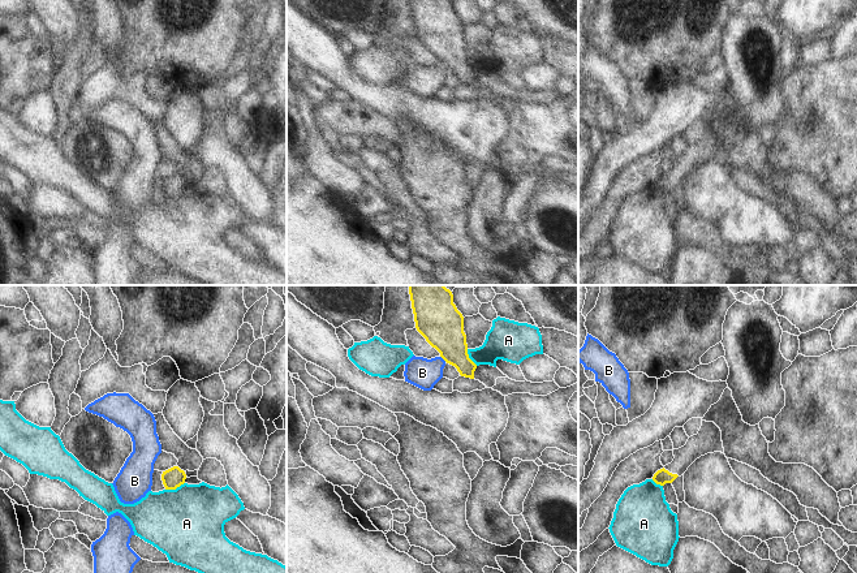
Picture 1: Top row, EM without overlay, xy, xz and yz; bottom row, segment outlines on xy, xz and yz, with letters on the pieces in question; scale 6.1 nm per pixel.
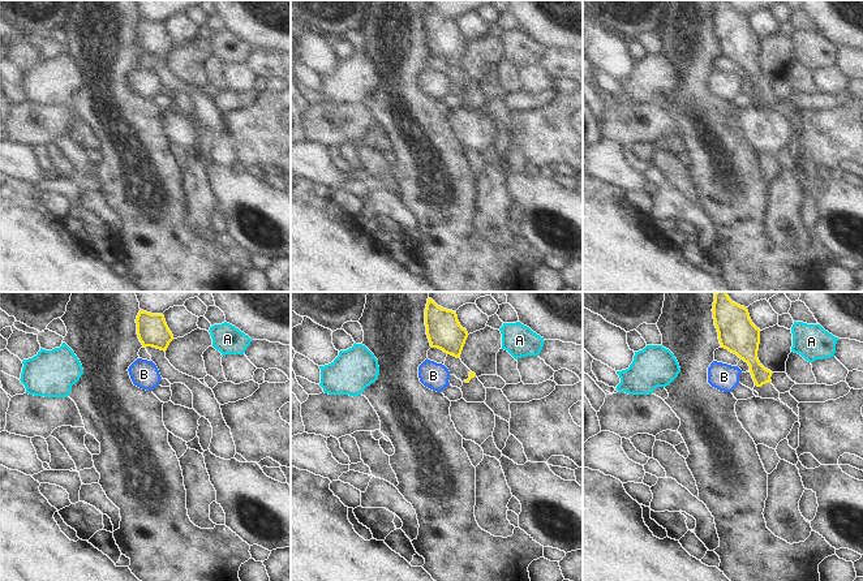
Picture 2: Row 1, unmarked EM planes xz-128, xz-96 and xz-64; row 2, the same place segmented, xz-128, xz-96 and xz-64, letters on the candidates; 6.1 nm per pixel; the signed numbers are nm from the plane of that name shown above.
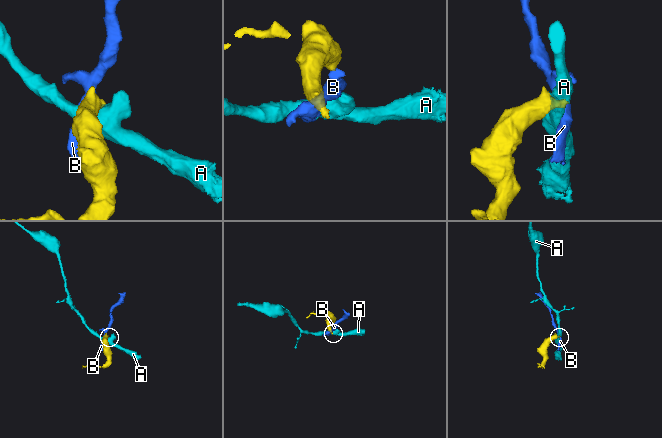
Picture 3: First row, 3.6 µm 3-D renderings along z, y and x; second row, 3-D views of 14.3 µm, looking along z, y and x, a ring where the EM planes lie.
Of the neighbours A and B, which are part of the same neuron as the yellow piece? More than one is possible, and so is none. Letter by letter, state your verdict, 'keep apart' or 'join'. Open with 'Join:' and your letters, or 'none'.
Join: none
A: keep apart
B: keep apart

